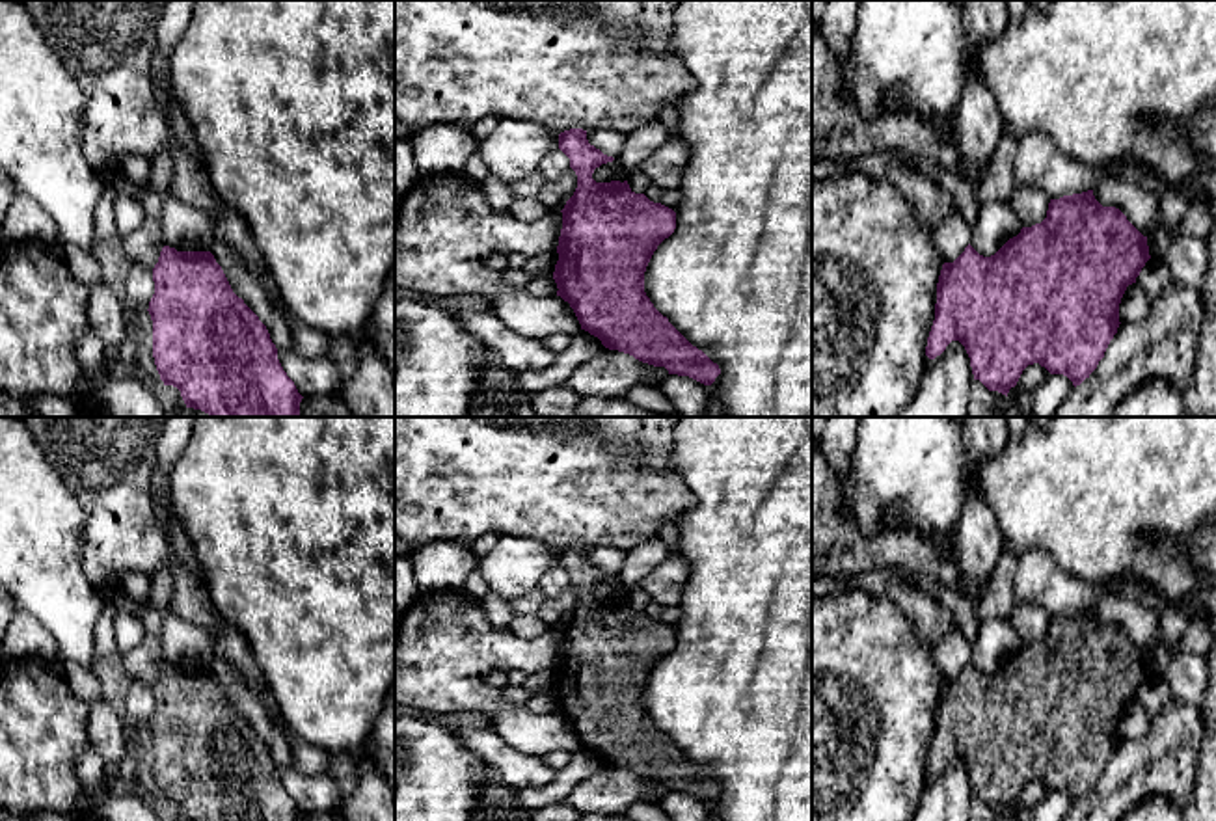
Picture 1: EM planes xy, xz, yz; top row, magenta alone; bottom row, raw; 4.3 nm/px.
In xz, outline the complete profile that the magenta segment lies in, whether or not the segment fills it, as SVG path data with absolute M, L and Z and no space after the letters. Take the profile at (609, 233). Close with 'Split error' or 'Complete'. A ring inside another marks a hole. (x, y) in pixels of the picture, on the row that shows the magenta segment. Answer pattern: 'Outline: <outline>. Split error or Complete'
Outline: M587 130L561 132L559 149L570 158L577 188L561 210L559 261L553 272L557 296L570 303L581 330L598 337L605 348L629 354L654 367L665 367L669 374L689 376L711 385L721 374L719 365L693 346L644 292L646 266L657 246L674 233L676 212L650 201L644 194L635 194L628 181L596 182L594 169L615 158L590 145Z. Complete

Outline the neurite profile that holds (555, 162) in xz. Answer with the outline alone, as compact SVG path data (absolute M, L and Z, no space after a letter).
M559 147L551 149L538 164L538 171L544 175L546 181L555 181L568 169L570 158Z

